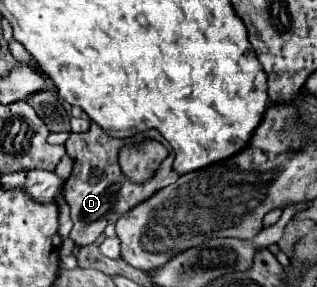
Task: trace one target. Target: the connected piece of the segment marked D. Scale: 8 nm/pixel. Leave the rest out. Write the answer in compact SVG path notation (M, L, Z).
M92 123L86 133L70 133L70 137L66 141L68 157L72 157L74 169L72 169L72 175L66 183L64 195L68 195L66 199L68 199L68 207L70 207L70 217L72 217L72 223L74 223L74 227L70 231L70 239L76 245L94 243L102 235L102 231L108 223L116 223L134 205L142 203L144 199L154 195L158 189L174 183L180 177L172 169L172 157L168 157L160 165L160 169L156 171L156 177L152 181L148 181L148 191L144 189L144 185L130 183L120 173L120 167L118 167L118 149L124 143L126 143L124 139L110 137L96 123Z

